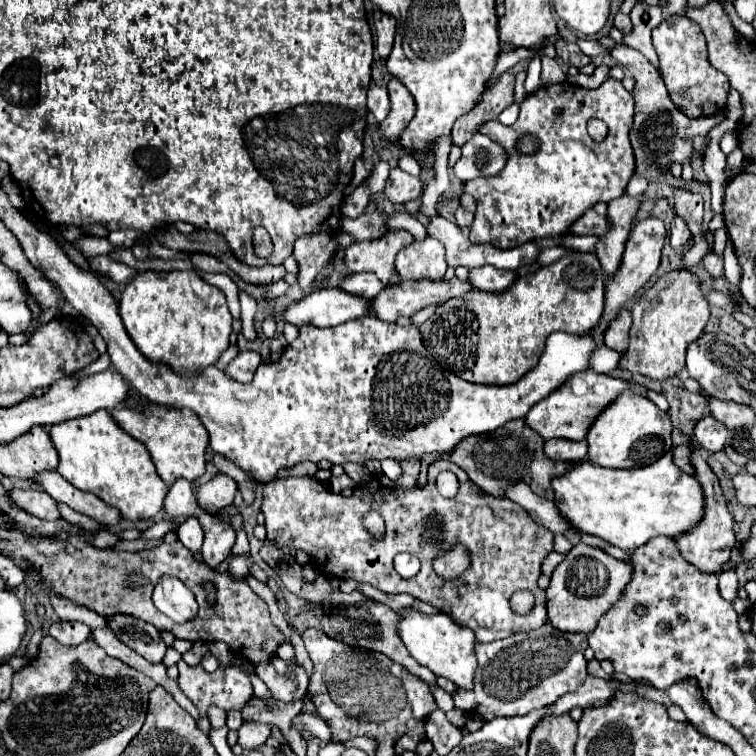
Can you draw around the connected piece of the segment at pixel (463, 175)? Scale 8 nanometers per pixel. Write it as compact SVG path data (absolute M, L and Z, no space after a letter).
M476 133L464 147L462 157L454 165L454 175L462 181L470 181L480 175L500 173L506 165L506 151L492 143L486 135Z

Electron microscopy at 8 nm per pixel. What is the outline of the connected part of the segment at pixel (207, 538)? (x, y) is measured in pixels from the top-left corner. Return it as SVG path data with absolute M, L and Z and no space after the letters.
M198 509L196 519L204 529L204 545L202 545L202 559L210 567L218 567L232 551L236 541L236 531L230 523L220 517L208 515L204 509Z

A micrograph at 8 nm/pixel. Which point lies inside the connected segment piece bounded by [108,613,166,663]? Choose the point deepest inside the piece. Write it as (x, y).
(144, 638)

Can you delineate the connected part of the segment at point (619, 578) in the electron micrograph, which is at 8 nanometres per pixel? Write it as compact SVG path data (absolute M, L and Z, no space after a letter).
M584 543L574 545L550 577L550 585L546 589L548 621L556 629L566 633L592 633L598 619L622 595L630 577L630 563L612 559L606 551L600 551L598 547L588 547Z

